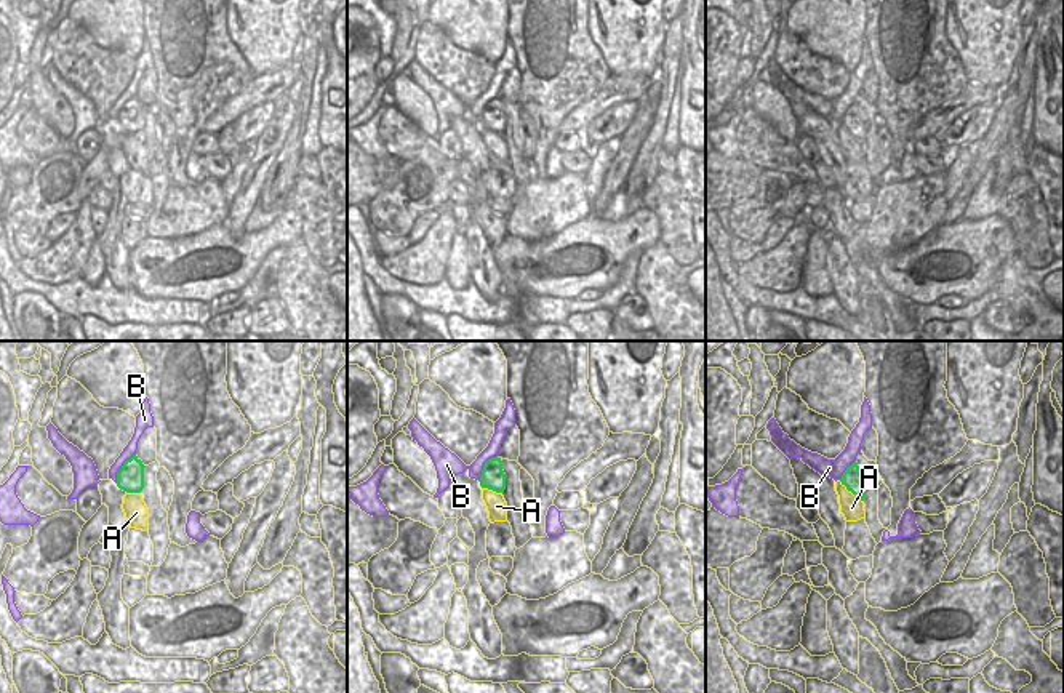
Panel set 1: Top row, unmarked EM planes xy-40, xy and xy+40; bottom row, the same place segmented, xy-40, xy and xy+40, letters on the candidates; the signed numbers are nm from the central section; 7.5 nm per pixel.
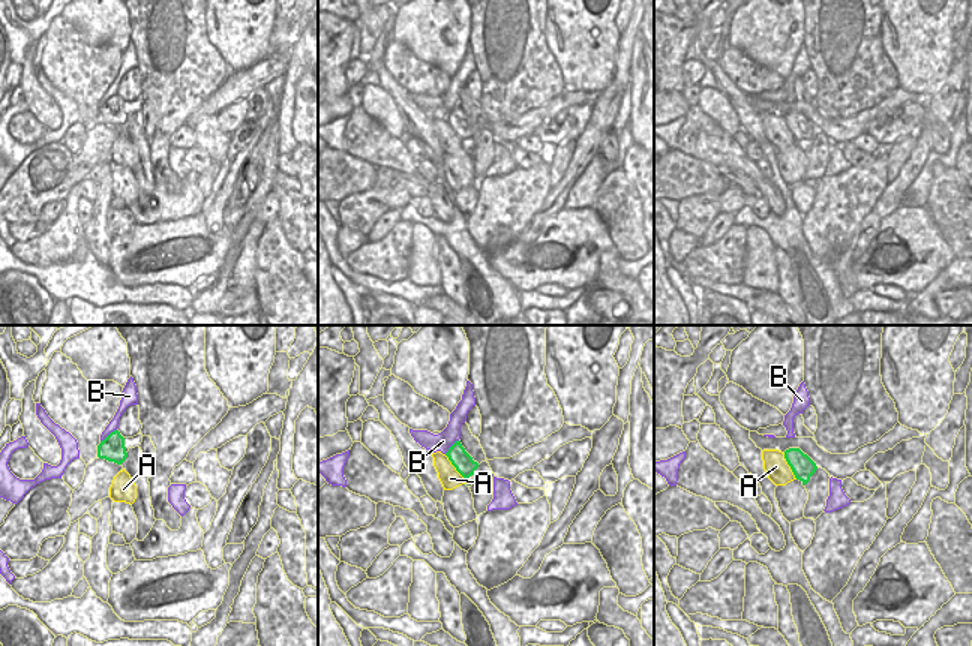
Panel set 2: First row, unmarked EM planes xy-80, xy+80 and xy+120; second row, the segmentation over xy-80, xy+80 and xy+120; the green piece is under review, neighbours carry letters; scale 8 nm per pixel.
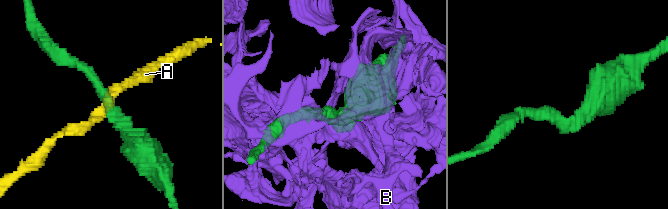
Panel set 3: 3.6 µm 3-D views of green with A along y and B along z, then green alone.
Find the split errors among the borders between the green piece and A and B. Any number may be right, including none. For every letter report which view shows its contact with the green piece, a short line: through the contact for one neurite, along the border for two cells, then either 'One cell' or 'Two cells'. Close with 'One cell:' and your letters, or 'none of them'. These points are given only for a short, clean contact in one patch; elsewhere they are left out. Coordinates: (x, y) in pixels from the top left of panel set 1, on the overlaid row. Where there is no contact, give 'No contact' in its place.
A: Touches green in xy+40. Line: xy+40 (839, 480), (861, 501). Two cells
B: Touches green in xy-40. Two cells
One cell: none of them.

